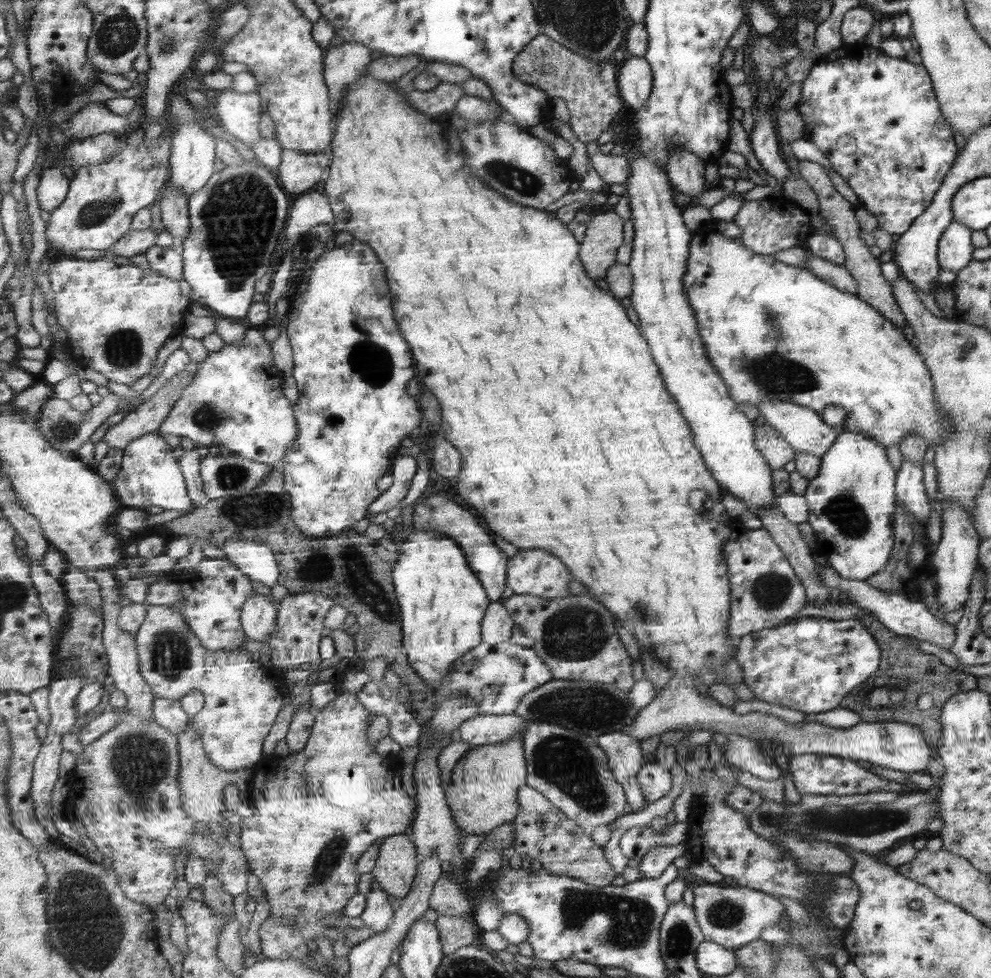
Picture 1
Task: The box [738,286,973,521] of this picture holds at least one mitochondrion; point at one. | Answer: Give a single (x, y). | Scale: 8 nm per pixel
(775, 373)

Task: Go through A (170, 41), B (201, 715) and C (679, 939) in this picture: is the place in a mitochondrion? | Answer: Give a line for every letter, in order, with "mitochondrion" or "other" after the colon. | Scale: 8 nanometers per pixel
A: mitochondrion
B: other
C: mitochondrion

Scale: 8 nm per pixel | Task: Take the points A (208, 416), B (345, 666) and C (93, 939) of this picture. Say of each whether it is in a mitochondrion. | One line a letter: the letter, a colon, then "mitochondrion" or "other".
A: mitochondrion
B: other
C: mitochondrion

